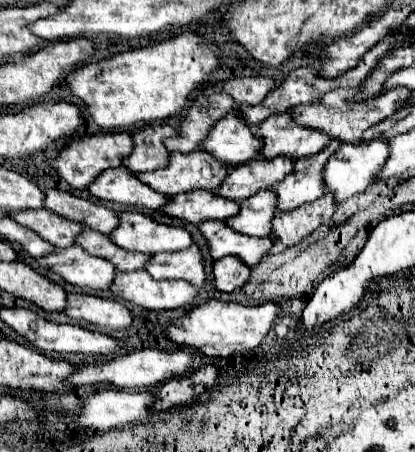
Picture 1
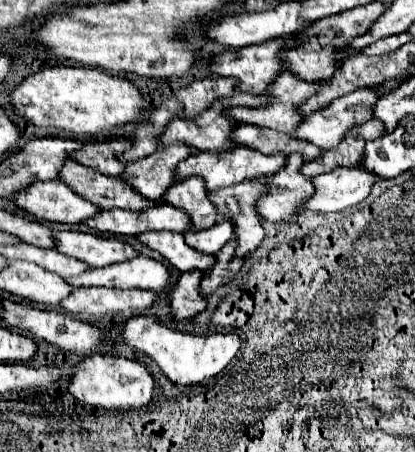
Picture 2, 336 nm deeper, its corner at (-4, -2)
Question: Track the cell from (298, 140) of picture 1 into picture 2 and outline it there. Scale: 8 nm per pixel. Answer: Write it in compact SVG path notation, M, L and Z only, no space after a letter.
M232 149L232 151L224 151L224 153L196 153L196 155L190 155L188 159L180 161L180 165L176 165L174 173L178 179L184 179L184 177L190 177L190 175L196 175L196 177L202 177L204 183L206 183L206 189L208 191L216 191L216 189L222 189L222 187L230 187L230 185L236 185L240 181L248 181L248 179L264 179L266 175L272 175L276 173L276 169L282 169L284 167L284 155L262 155L262 153L256 153L252 149Z

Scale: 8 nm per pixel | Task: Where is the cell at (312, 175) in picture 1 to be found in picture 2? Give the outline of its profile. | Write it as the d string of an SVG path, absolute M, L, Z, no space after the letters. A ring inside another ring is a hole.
M254 179L254 181L242 181L238 185L208 193L218 213L224 219L230 219L234 225L234 235L238 241L234 257L246 257L250 251L254 251L260 245L264 237L260 215L256 213L256 201L260 193L264 193L264 189L266 189L264 181ZM230 199L232 199L232 209L228 211Z

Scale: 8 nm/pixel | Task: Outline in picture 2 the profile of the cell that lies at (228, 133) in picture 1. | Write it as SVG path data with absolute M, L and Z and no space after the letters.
M186 145L160 147L140 161L126 163L122 181L130 185L140 197L156 203L160 193L164 193L164 189L176 181L176 177L172 177L172 169L190 153L192 151Z

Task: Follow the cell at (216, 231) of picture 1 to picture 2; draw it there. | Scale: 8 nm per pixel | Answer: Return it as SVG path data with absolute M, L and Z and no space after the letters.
M144 231L136 237L140 243L150 247L152 251L160 253L172 267L178 271L208 271L212 269L212 257L206 257L204 253L196 253L194 249L188 249L184 243L184 237L180 233L172 231Z

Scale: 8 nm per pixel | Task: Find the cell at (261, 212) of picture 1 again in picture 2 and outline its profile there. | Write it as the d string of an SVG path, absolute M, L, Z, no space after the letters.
M222 219L216 225L212 225L212 229L204 229L200 233L192 233L192 231L184 233L184 239L192 249L206 253L206 255L214 255L224 247L228 239L232 239L232 235L234 235L232 223Z

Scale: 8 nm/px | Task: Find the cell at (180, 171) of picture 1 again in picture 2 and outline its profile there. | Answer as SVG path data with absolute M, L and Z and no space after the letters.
M72 159L64 163L58 179L66 183L76 195L92 201L92 205L100 209L148 209L148 201L140 201L140 197L136 197L136 193L132 193L132 189L128 189L118 177L96 173L94 169L88 169Z

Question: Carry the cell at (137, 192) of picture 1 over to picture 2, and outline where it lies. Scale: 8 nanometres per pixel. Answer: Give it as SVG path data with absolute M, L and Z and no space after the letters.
M36 181L28 189L16 193L12 203L34 215L38 221L50 223L80 223L98 213L90 201L80 201L62 181Z

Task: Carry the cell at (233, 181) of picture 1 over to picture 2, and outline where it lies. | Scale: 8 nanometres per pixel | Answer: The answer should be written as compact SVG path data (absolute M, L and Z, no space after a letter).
M200 177L172 183L162 195L162 201L188 213L190 231L208 229L218 221L216 207L208 201L208 191L204 189L204 183L200 183Z

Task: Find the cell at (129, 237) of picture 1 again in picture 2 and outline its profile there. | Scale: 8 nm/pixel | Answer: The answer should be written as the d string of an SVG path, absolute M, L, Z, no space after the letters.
M54 231L54 249L66 257L84 261L90 267L106 267L140 255L136 249L118 239L80 231Z

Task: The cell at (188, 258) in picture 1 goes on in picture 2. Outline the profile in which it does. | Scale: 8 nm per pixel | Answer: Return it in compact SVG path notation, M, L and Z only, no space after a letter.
M144 255L132 257L124 263L88 269L76 277L64 279L70 287L116 287L116 289L168 289L168 269Z

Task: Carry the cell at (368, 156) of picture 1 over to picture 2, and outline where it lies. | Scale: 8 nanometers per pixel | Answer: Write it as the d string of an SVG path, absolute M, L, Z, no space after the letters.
M292 153L286 157L284 169L270 175L268 191L258 197L256 211L260 217L272 223L292 223L298 219L296 205L304 201L304 197L312 195L312 183L310 177L304 177L298 173L302 163L302 157L298 153Z

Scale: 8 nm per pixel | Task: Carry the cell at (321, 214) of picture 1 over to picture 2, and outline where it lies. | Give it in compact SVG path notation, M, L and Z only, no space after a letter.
M232 239L224 245L224 249L220 249L214 255L214 259L216 259L214 267L208 273L204 273L204 277L200 281L202 297L208 297L216 287L232 281L234 275L240 271L242 263L244 263L244 259L236 259L234 257L234 243L232 243Z

